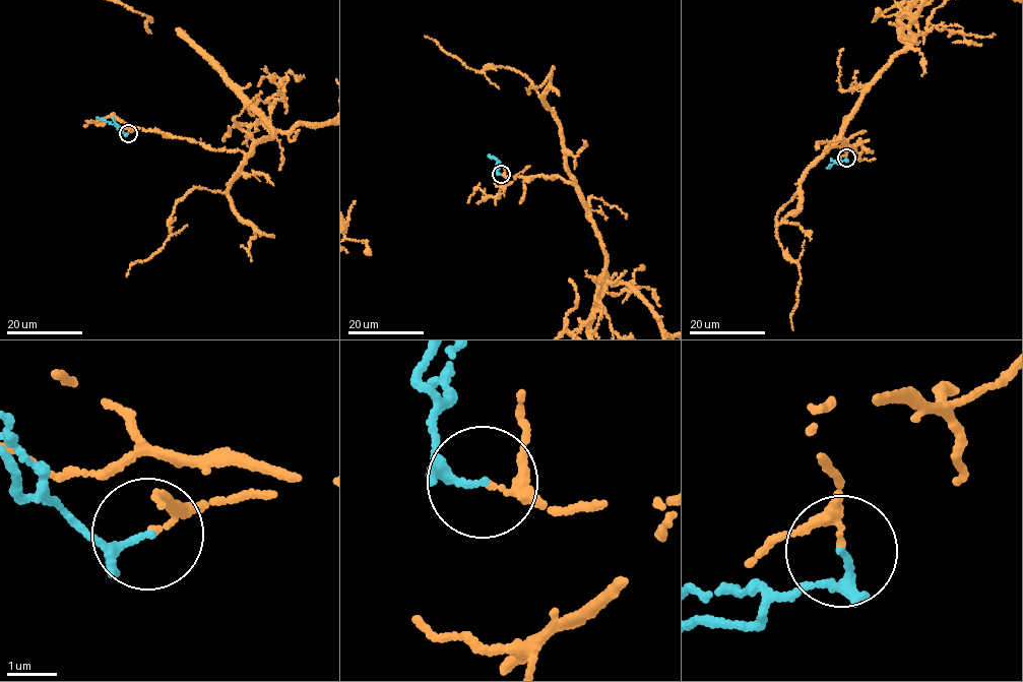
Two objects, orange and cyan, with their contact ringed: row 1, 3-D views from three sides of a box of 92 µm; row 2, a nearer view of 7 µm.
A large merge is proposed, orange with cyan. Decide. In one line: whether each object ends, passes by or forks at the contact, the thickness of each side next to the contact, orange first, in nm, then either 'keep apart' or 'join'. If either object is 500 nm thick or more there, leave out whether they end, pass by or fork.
orange passes by; cyan ends there; 150 nm thick on the orange side, 160 nm on the other; join

